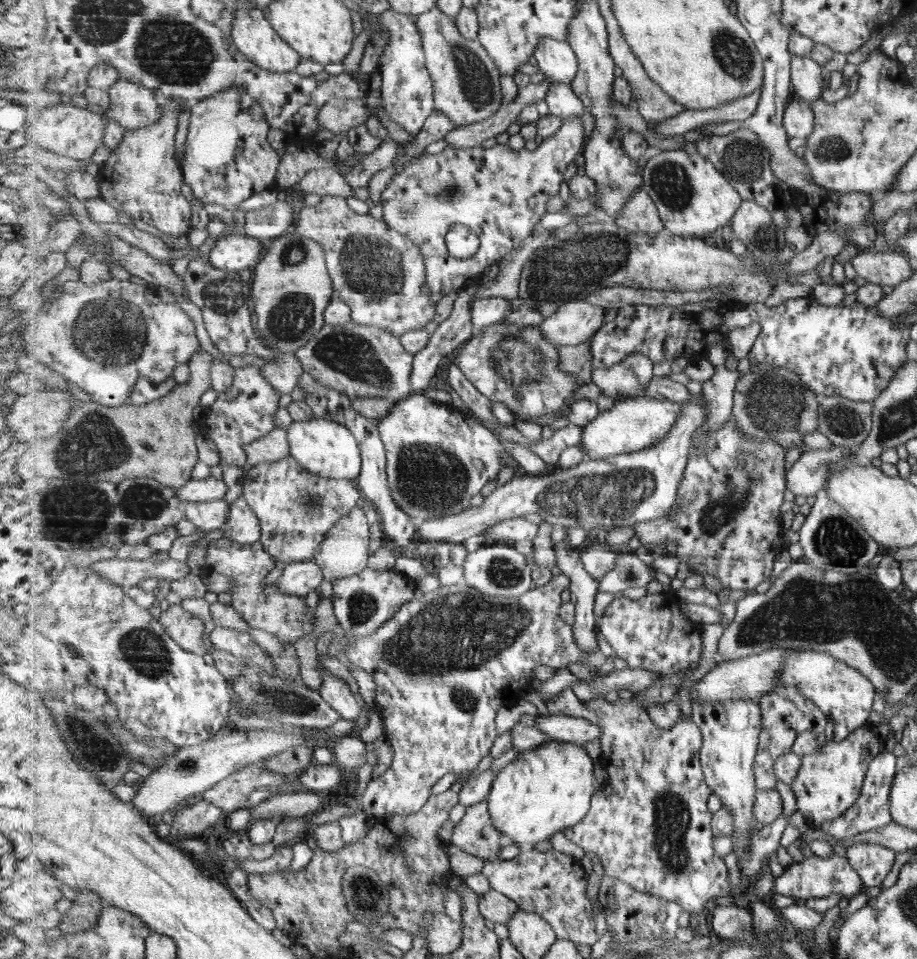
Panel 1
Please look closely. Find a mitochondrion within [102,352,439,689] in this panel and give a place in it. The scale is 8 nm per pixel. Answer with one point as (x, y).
(150, 656)

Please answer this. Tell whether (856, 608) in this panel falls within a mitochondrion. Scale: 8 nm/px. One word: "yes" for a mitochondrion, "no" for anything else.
yes

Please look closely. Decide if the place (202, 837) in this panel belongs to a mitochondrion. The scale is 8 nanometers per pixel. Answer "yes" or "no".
no

